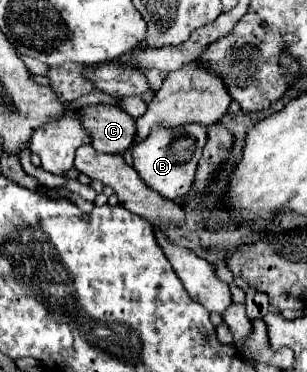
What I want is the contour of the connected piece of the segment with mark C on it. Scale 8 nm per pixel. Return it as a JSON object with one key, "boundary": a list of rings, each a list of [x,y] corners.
{"boundary":[[[89,106],[81,110],[81,118],[93,136],[93,148],[105,154],[123,154],[135,142],[135,118],[117,106]]]}

